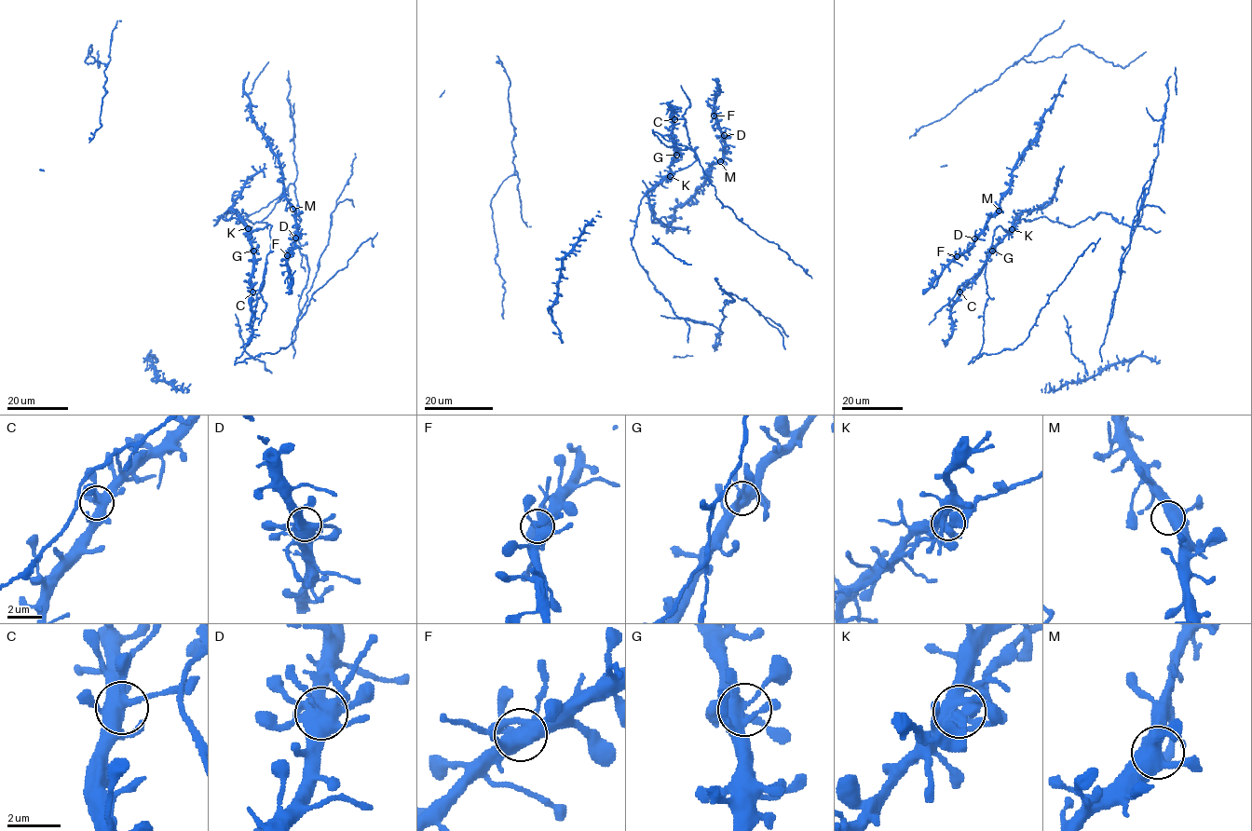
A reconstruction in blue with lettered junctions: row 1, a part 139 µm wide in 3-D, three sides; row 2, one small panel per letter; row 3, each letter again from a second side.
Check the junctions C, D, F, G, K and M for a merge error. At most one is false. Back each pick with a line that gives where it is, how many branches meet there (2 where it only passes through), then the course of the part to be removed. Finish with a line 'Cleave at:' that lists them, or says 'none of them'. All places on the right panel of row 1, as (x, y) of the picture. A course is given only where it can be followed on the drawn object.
K: (1012, 229) | 6 | (1012, 228), (1040, 216), (1074, 226), (1100, 213), (1133, 227), (1147, 188), (1110, 316), (1153, 158)
Cleave at: K

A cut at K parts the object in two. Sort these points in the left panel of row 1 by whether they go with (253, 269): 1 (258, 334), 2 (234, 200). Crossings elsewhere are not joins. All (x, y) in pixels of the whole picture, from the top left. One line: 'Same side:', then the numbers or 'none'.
Same side: 1, 2

